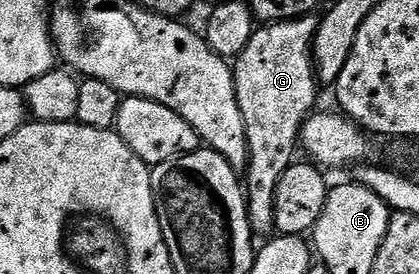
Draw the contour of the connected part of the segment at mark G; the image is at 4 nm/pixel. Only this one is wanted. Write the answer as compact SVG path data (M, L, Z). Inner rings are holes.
M312 16L261 25L253 29L252 38L246 44L246 48L242 48L242 52L234 59L236 99L242 112L242 124L246 124L248 141L248 169L243 175L242 185L248 199L248 219L252 225L253 235L256 236L268 236L273 233L274 192L278 192L278 180L282 180L282 172L286 172L286 168L290 168L297 157L304 124L317 109L318 79L316 65L312 62L312 42L316 39L317 25L317 19Z

